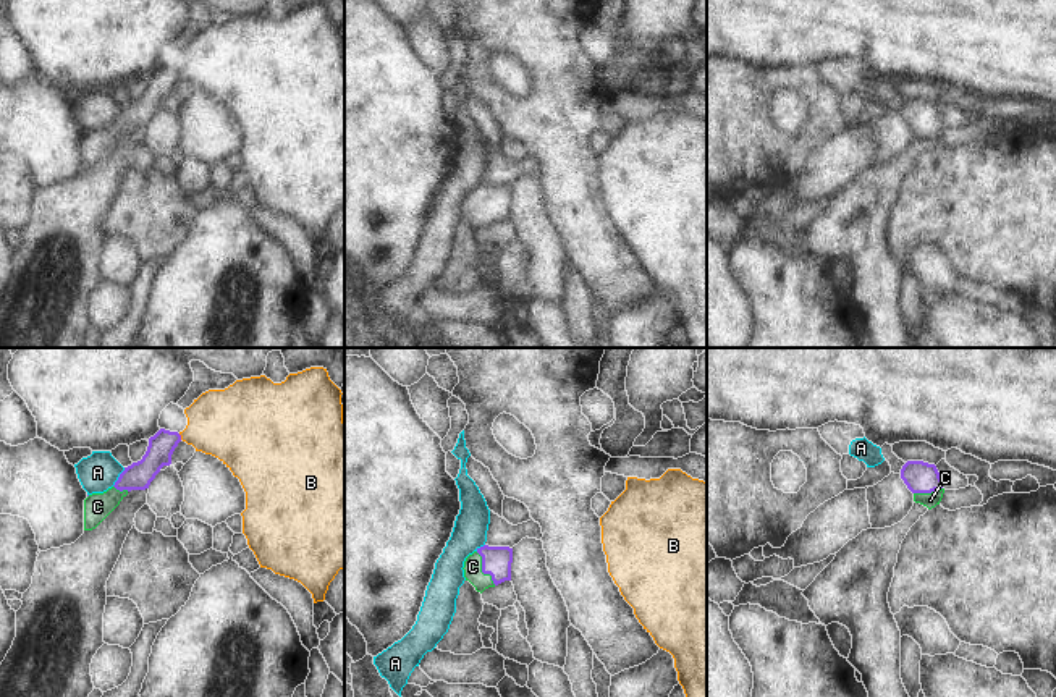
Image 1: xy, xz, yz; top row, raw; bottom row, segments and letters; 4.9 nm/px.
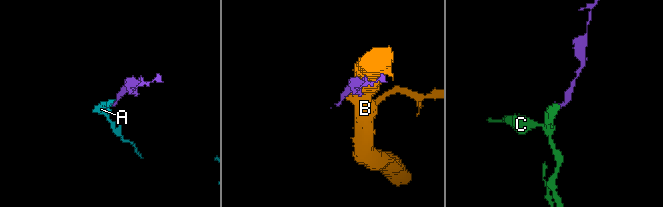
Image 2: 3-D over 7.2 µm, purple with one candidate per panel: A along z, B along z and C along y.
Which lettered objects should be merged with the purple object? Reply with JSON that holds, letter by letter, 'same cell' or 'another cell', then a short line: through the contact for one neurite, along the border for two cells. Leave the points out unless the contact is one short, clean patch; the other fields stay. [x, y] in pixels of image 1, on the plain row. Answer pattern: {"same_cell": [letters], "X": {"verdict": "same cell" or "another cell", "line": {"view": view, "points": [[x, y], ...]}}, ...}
{"same_cell": ["C"], "A": {"verdict": "another cell", "line": {"view": "xy", "points": [[125, 105], [112, 123]]}}, "B": {"verdict": "another cell"}, "C": {"verdict": "same cell", "line": {"view": "xz", "points": [[497, 199], [482, 207], [473, 204]]}}}

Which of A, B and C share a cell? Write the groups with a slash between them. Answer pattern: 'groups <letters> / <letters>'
groups A / B / C

